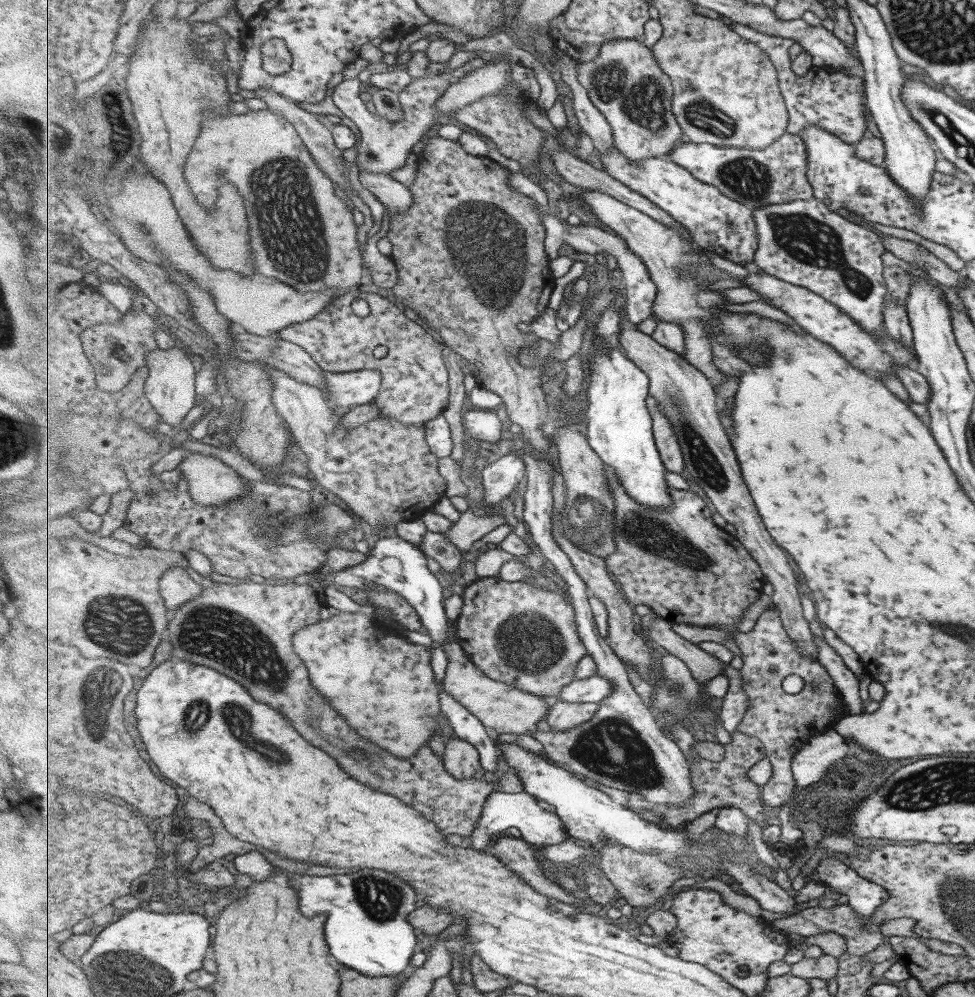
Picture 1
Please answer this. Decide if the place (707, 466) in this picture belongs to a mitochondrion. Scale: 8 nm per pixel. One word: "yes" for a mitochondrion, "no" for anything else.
yes

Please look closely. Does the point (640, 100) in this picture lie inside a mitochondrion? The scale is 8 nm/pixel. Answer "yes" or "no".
yes

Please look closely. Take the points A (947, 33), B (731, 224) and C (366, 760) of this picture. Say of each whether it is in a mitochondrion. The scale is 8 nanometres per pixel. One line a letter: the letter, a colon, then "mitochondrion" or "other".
A: mitochondrion
B: mitochondrion
C: mitochondrion

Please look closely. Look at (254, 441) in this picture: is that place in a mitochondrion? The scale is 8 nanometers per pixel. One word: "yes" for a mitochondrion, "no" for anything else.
no

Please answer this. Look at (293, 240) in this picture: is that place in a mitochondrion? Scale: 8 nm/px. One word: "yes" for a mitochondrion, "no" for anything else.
yes

